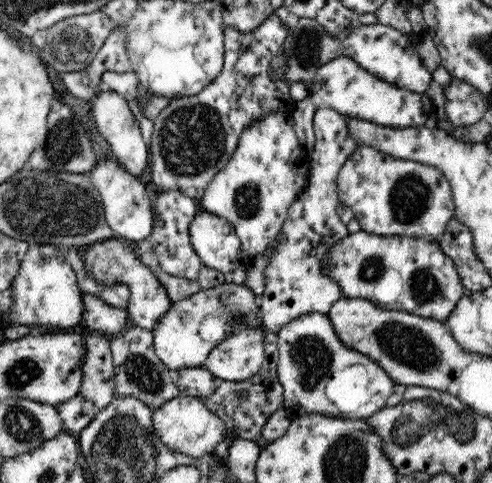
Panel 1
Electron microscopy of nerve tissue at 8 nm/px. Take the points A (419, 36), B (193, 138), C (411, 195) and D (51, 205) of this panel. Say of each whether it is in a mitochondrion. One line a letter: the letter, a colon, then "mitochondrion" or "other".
A: other
B: mitochondrion
C: mitochondrion
D: mitochondrion

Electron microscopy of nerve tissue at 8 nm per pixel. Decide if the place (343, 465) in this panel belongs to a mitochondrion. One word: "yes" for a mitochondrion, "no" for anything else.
yes

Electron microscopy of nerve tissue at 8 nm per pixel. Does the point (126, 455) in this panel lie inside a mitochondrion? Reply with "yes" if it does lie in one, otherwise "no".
yes

